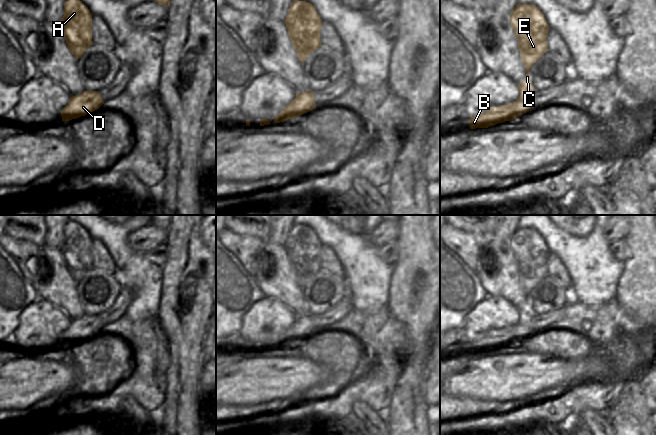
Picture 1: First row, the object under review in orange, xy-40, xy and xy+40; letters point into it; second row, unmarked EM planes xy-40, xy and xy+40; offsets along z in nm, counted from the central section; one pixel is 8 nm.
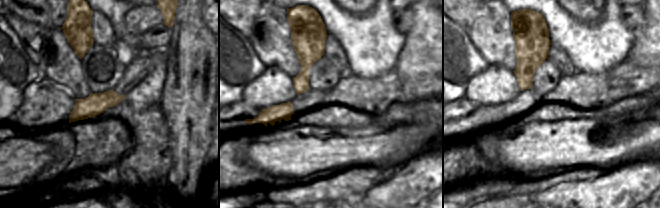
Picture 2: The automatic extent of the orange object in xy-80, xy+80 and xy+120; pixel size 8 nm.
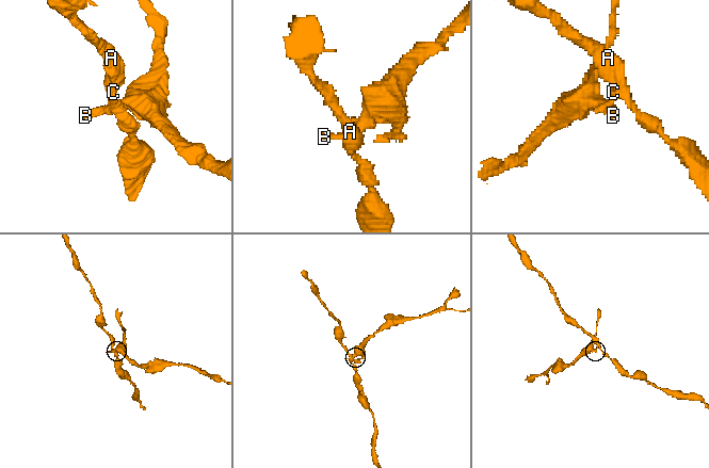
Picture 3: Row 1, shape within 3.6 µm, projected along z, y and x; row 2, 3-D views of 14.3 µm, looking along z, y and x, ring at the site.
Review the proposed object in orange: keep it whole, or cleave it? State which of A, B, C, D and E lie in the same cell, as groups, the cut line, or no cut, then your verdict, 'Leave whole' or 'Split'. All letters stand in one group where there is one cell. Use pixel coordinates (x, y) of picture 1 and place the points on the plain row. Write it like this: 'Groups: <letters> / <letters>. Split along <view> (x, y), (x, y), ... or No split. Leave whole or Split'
Groups: A C E / B D. Split along xy+40 (519, 322), (527, 325). Split.

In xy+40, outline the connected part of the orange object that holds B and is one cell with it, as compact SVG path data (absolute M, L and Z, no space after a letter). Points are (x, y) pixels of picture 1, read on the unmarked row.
M518 323L513 327L501 329L499 331L491 331L484 335L481 339L471 339L468 345L470 353L488 352L498 347L510 345L517 340L531 335L528 325Z

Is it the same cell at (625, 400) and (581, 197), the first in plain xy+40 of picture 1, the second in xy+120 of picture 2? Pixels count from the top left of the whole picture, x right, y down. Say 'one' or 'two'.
one

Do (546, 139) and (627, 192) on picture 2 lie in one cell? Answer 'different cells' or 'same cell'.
different cells

